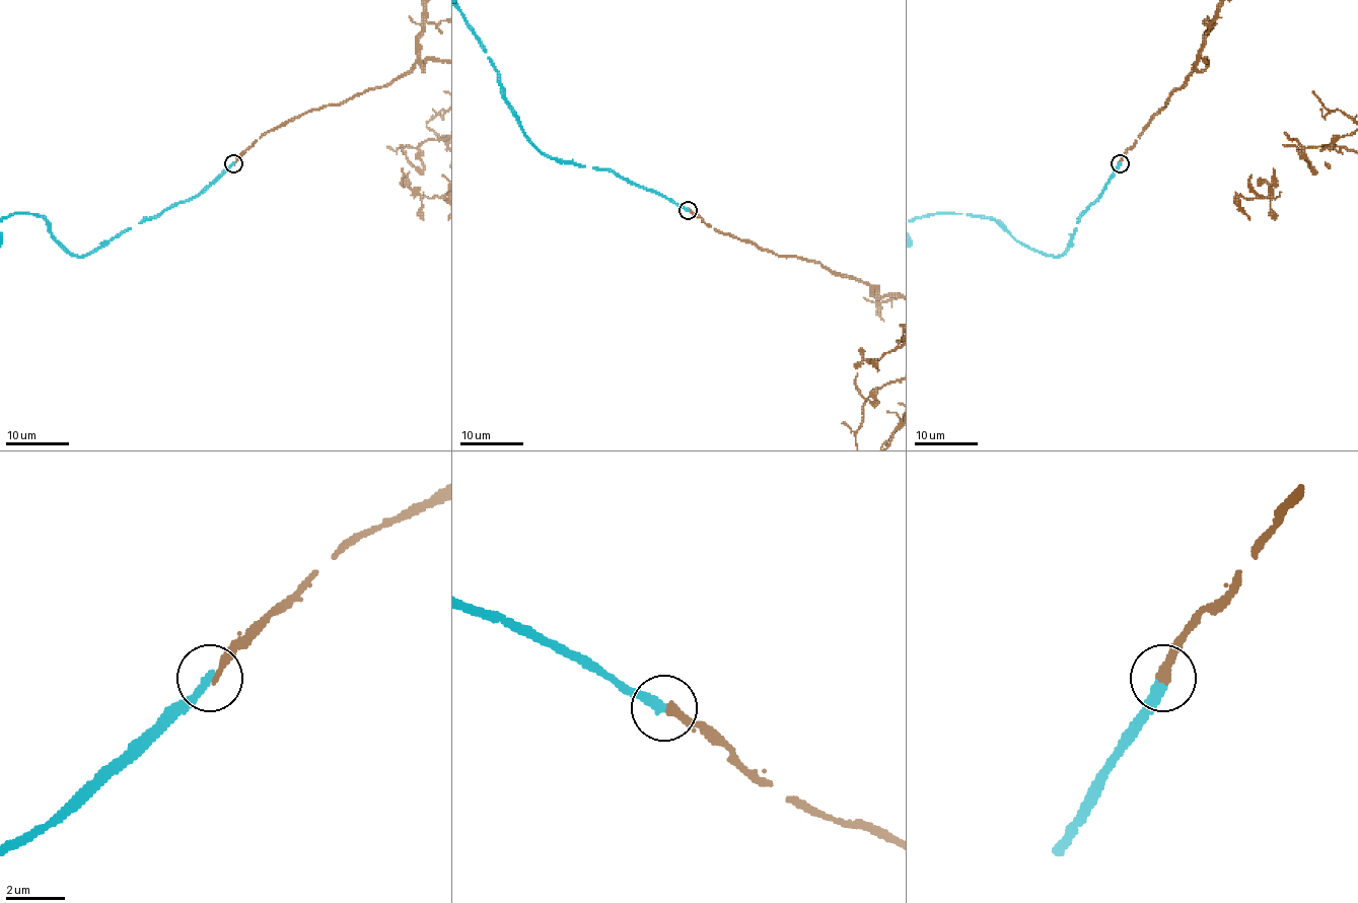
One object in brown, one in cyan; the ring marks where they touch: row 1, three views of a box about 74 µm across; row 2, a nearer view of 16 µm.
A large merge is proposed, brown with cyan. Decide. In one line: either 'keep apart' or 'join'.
keep apart

